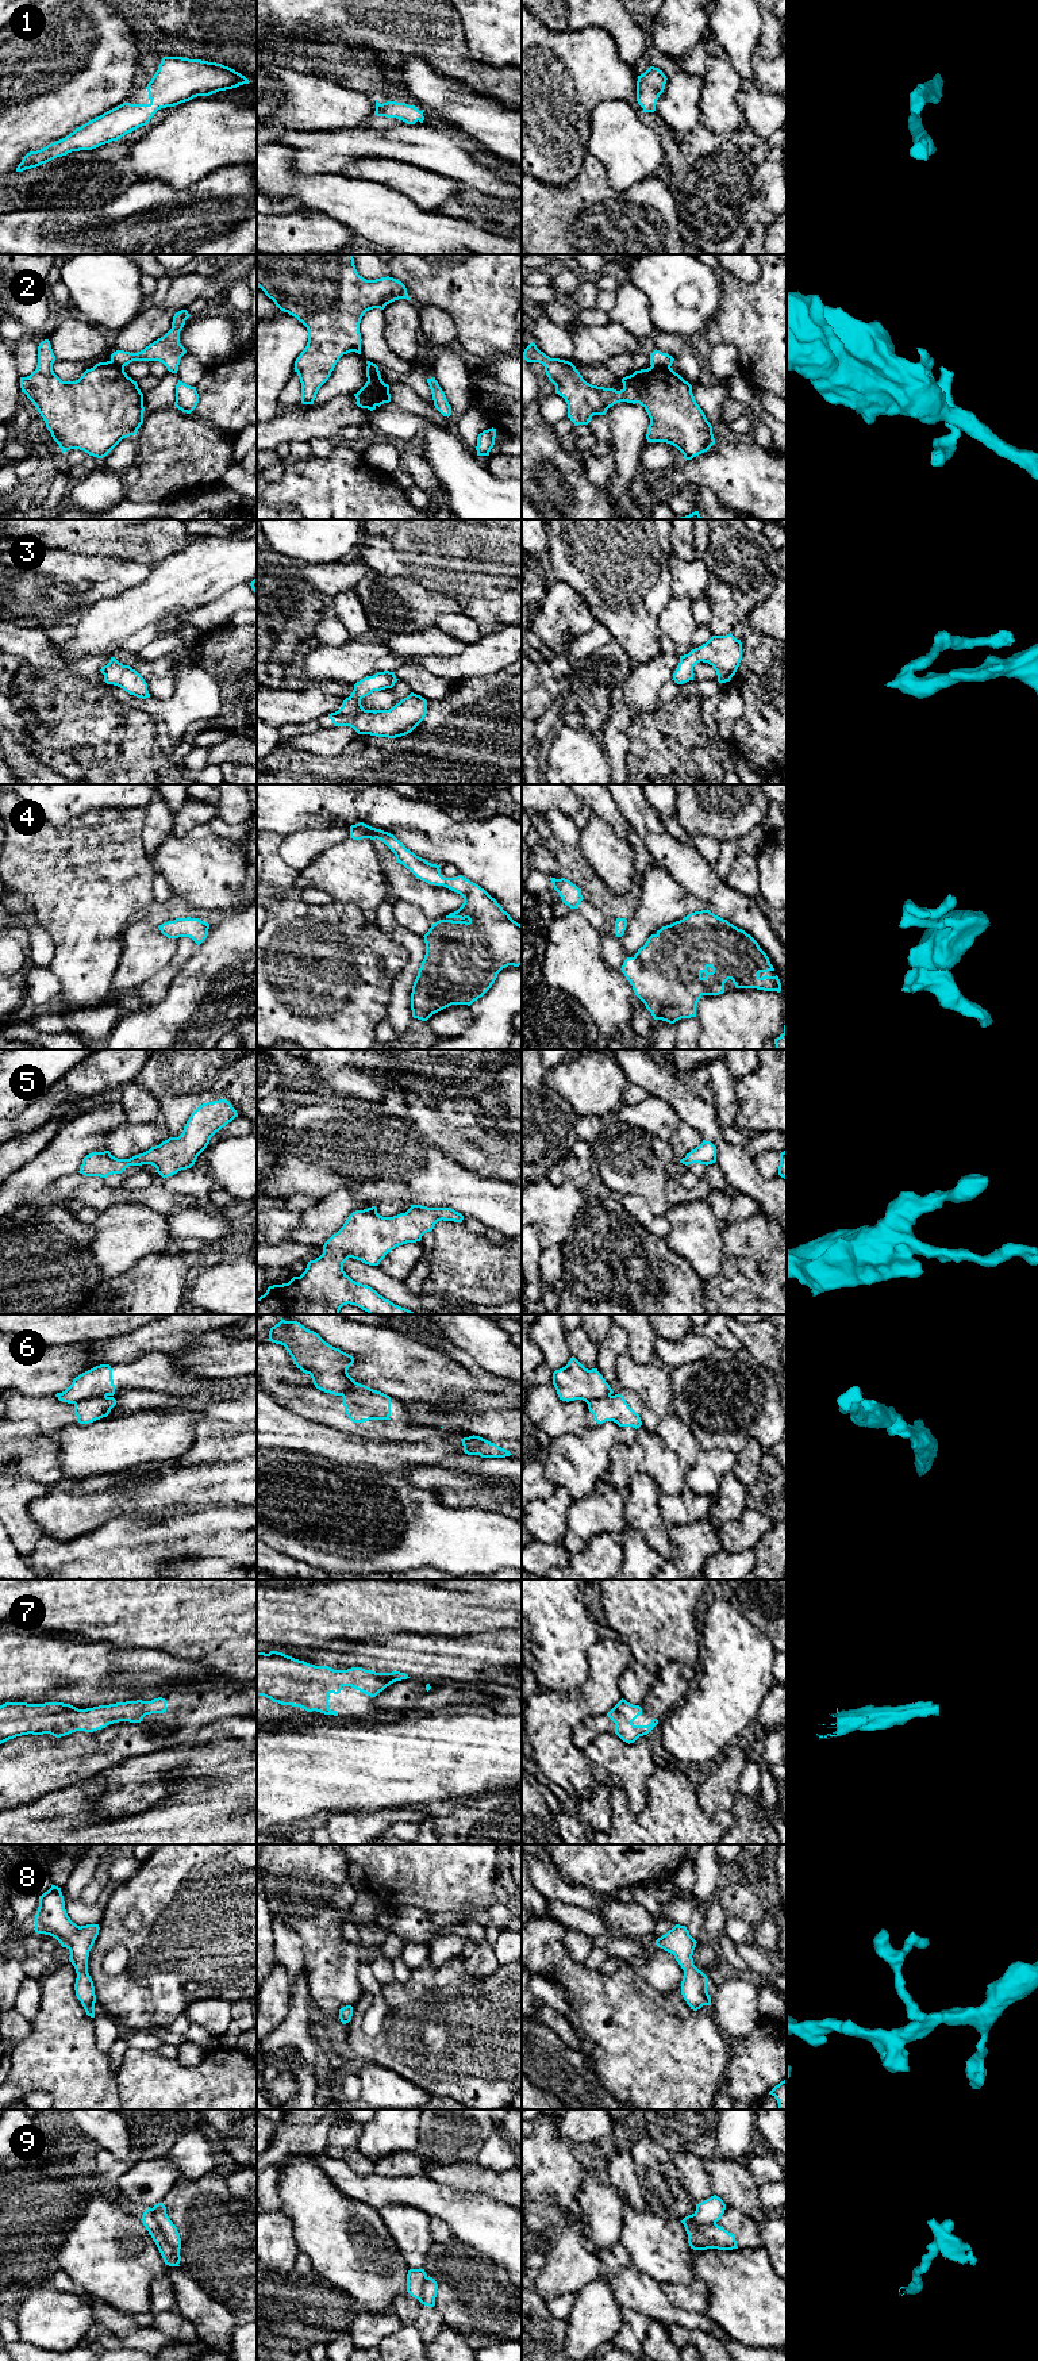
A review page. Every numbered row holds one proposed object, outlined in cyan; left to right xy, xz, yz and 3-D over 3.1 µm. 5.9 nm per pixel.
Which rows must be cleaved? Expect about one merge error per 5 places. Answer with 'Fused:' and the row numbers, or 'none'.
Fused: 2, 6

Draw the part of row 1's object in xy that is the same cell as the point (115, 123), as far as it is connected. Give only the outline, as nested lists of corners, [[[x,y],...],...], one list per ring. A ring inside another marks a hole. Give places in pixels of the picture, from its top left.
[[[164,57],[146,89],[149,104],[123,103],[89,120],[65,138],[27,153],[16,172],[36,168],[72,151],[92,150],[118,141],[126,134],[149,124],[154,114],[197,96],[209,96],[250,81],[234,69],[216,62]]]

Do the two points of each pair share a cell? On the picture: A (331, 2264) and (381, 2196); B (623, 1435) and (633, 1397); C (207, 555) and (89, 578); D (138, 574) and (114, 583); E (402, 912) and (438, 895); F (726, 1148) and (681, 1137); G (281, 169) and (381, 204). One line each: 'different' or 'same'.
A: different
B: same
C: different
D: same
E: different
F: different
G: same

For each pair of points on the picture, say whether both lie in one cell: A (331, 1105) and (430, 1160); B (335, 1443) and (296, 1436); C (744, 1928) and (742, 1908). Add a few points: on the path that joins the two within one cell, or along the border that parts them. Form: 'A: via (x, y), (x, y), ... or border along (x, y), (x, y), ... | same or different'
A: via (356, 1129), (385, 1159), (406, 1159) | same
B: via (326, 1442), (306, 1436) | same
C: border along (727, 1916), (745, 1919), (754, 1924) | different

